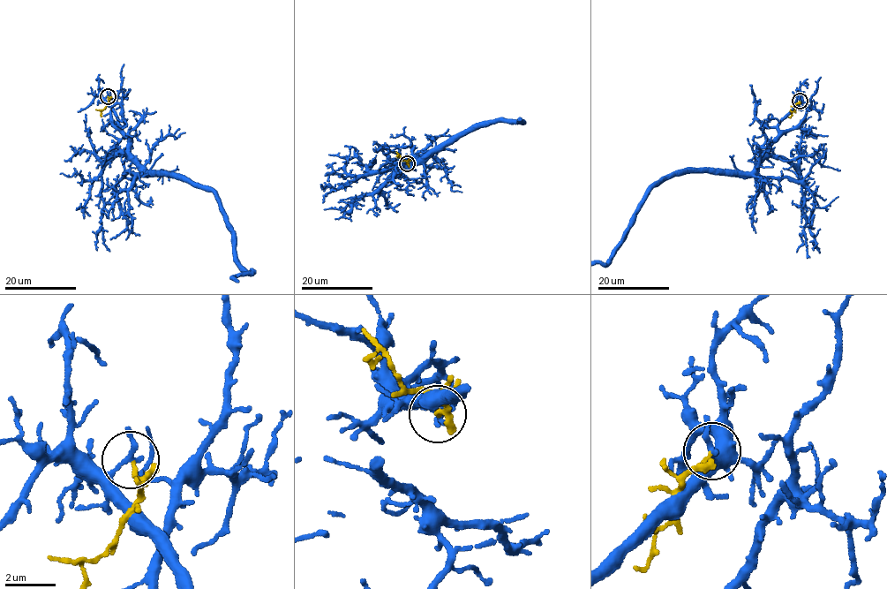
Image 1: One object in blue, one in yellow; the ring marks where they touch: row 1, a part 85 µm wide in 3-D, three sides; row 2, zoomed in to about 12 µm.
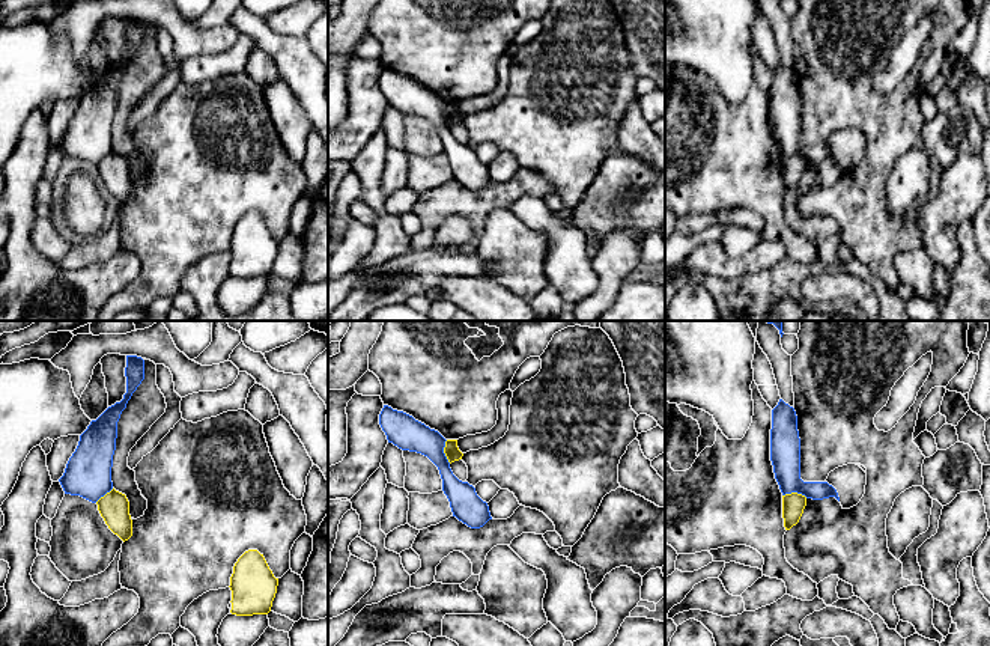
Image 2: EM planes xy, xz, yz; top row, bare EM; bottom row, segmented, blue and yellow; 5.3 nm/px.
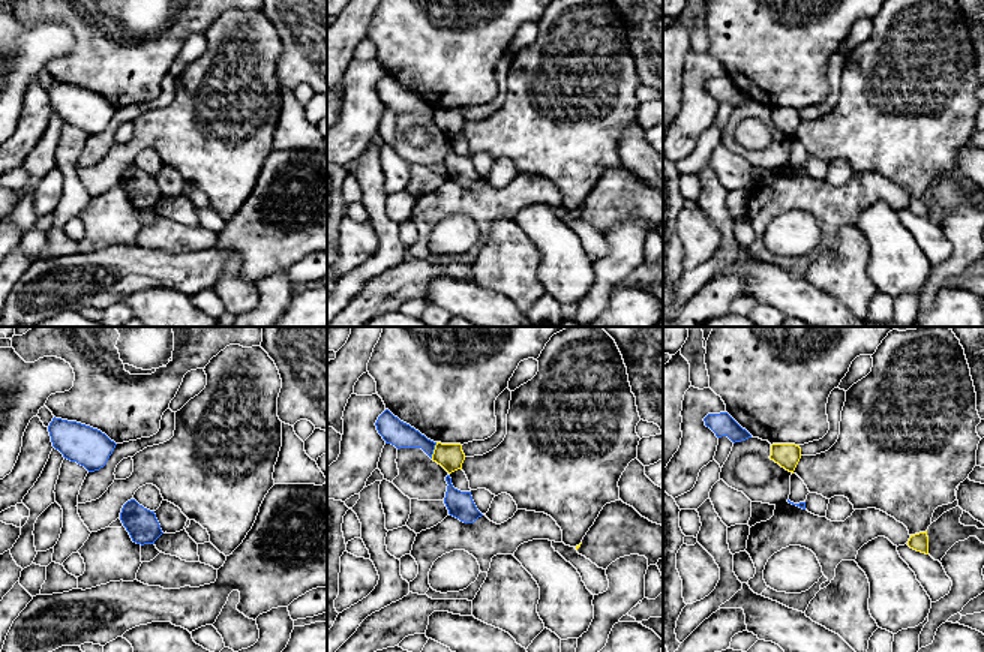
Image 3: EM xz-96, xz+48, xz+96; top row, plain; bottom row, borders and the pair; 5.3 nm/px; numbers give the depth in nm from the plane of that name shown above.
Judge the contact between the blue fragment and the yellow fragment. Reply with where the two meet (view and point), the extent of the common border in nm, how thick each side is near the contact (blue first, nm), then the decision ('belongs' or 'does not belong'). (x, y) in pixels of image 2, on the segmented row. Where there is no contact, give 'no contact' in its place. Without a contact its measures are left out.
contact yz (795, 491); length 140 nm; calibres 160 and 120 nm; does not belong

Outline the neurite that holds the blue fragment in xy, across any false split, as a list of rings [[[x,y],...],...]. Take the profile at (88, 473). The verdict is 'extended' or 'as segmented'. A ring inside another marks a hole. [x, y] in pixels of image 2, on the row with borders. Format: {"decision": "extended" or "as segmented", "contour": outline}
{"decision": "as segmented", "contour": [[[126,355],[126,393],[120,402],[108,407],[80,435],[78,446],[59,479],[65,494],[80,495],[92,503],[113,489],[111,467],[116,450],[117,422],[132,393],[144,379],[144,360]]]}

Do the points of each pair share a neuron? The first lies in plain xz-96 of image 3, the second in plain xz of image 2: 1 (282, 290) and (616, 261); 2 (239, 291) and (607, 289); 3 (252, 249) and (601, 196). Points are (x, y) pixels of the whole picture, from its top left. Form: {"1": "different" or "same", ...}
{"1": "same", "2": "different", "3": "same"}

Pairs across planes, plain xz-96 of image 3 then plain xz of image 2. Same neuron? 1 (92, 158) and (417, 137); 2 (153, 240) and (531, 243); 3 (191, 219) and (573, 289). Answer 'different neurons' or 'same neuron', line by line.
1: same neuron
2: same neuron
3: same neuron

